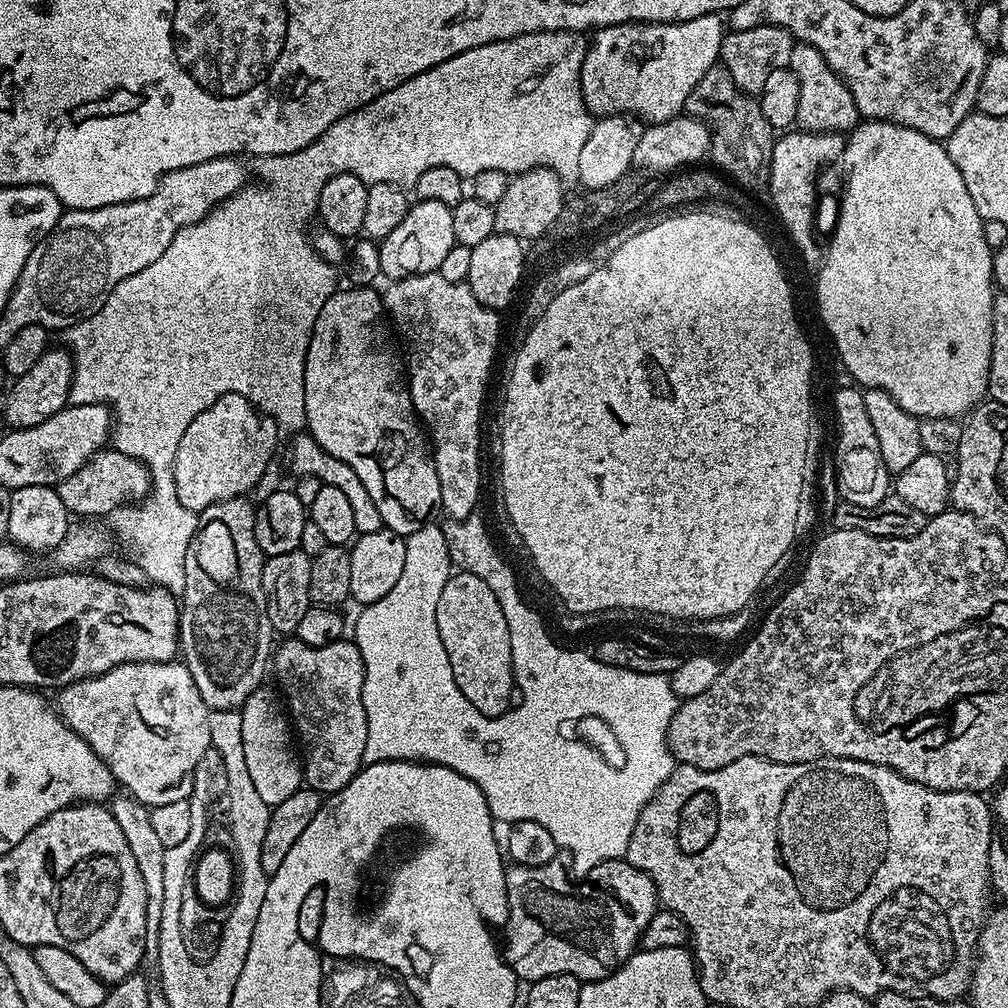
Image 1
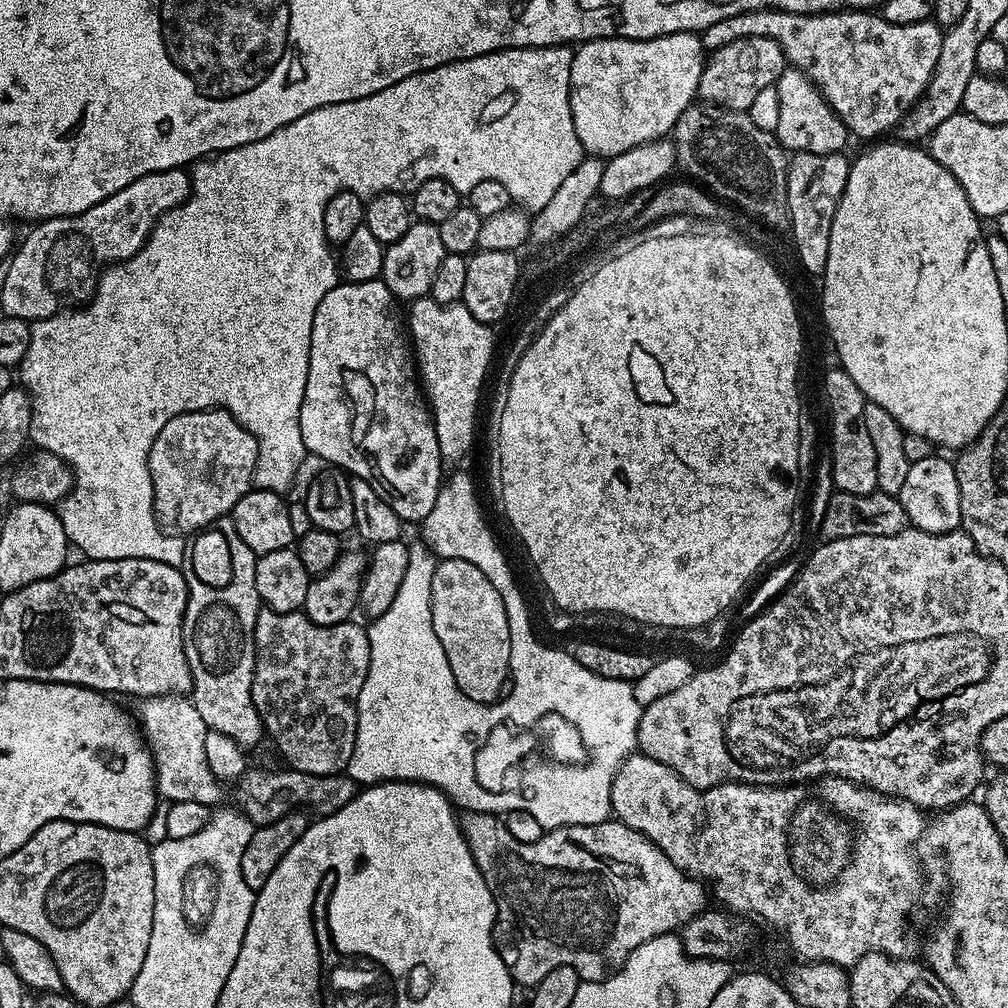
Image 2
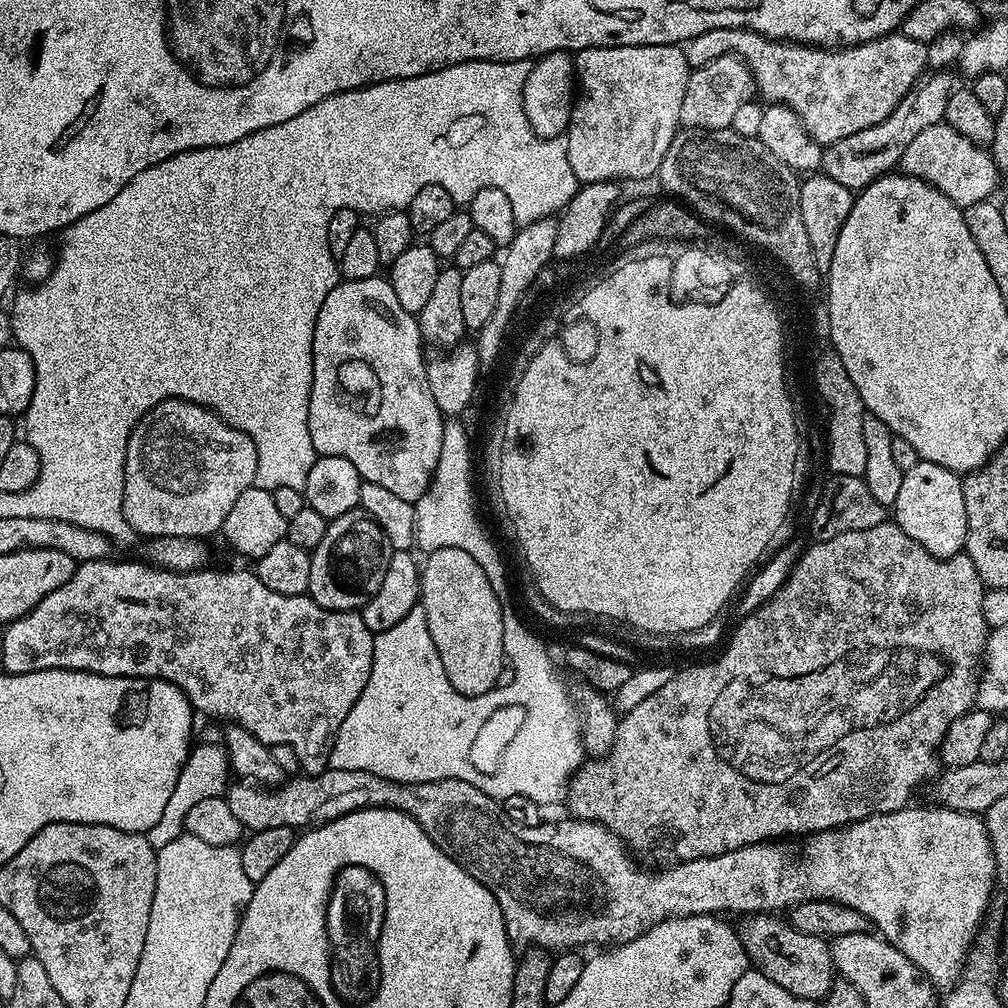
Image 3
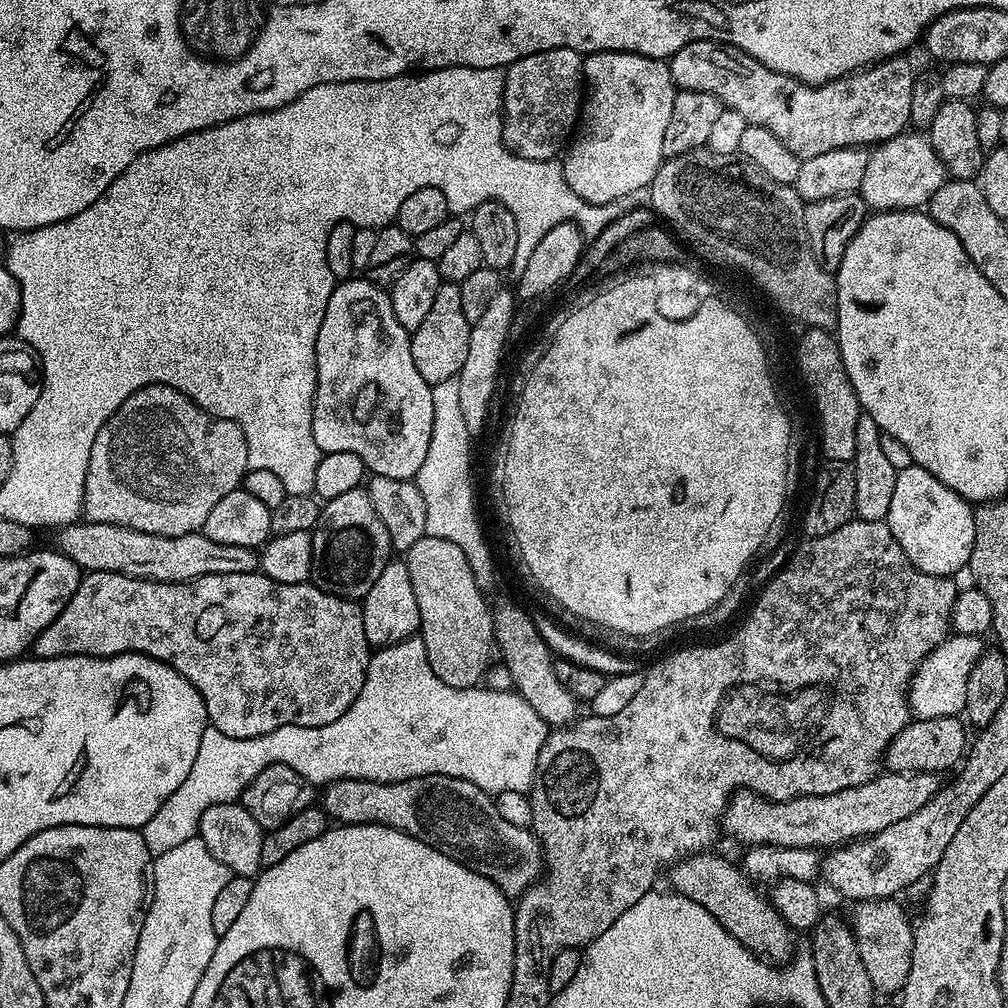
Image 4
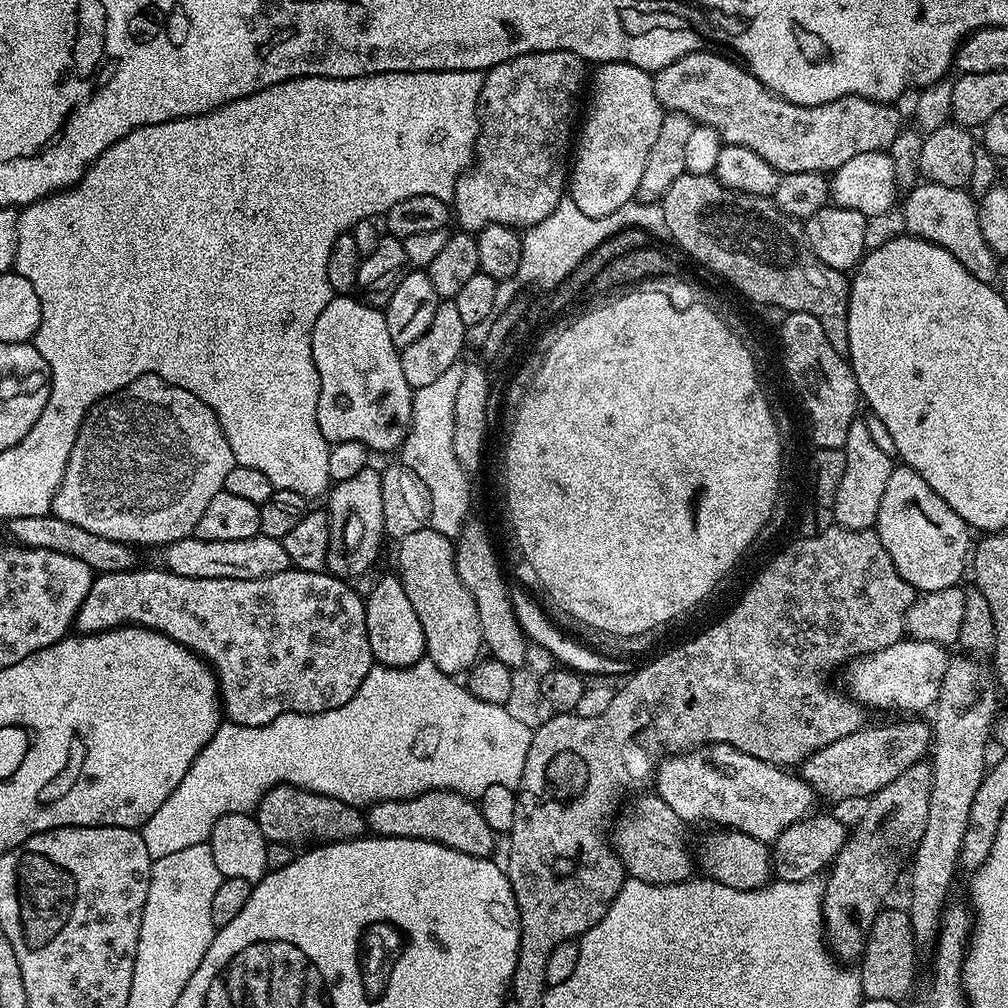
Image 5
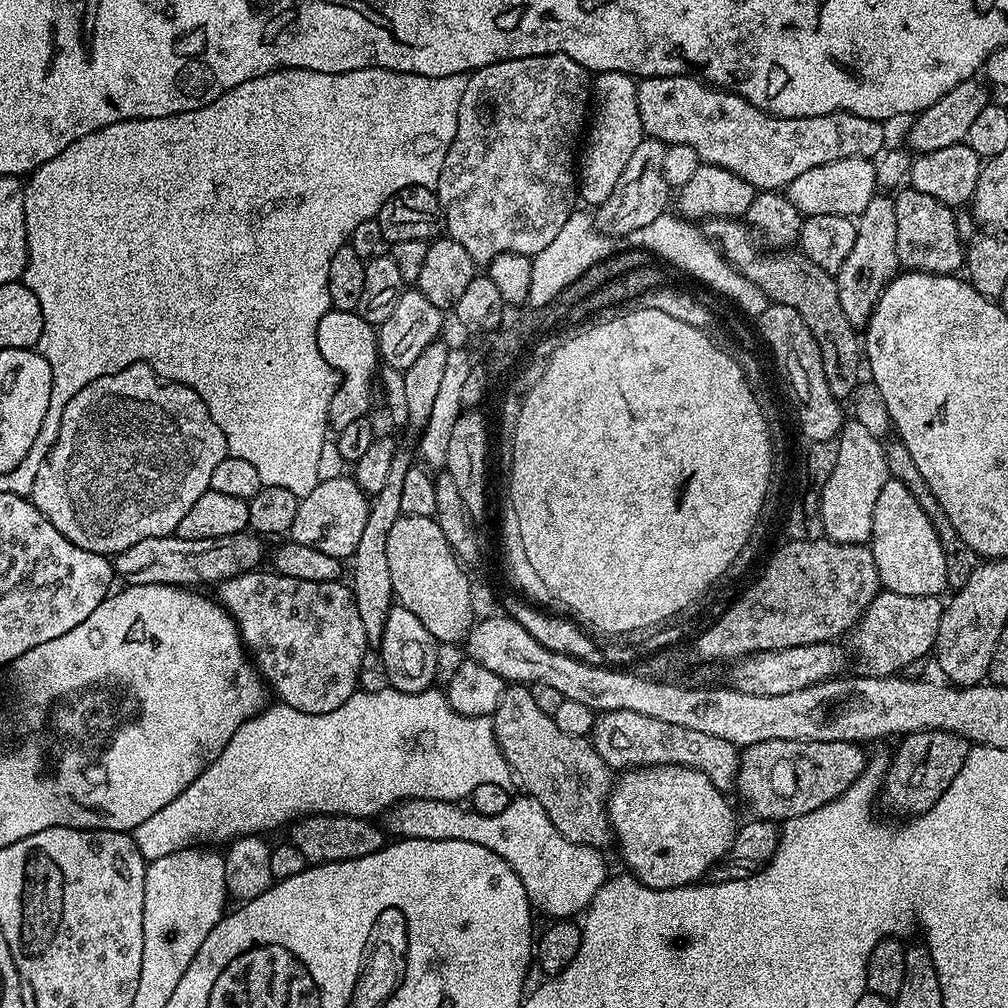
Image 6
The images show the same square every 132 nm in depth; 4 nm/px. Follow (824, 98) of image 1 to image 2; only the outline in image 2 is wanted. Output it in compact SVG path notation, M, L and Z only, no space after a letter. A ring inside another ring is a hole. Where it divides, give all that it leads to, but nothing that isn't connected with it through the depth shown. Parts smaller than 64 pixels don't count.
M785 67L774 85L778 94L778 126L775 137L781 148L789 153L809 152L810 154L834 154L847 149L850 133L840 116L824 100L816 85L794 67Z

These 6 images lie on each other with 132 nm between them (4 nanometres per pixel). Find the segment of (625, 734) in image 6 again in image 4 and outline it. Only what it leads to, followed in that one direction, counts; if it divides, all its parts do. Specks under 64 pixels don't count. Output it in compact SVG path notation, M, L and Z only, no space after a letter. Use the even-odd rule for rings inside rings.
M889 772L878 774L875 779L863 784L842 790L838 794L826 796L799 796L793 800L767 800L756 792L741 790L732 793L722 817L722 828L744 846L757 844L773 844L779 848L820 849L822 844L836 846L841 842L851 842L857 838L872 836L876 832L886 830L886 826L894 826L894 822L902 822L902 818L910 818L910 814L922 810L926 802L930 802L942 787L942 780L934 772Z

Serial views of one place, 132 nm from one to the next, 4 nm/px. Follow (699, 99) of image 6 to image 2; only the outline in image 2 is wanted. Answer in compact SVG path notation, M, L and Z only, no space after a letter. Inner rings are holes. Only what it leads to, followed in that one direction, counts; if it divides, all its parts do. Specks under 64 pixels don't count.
M761 8L758 12L739 12L714 26L705 28L702 33L705 49L715 50L735 40L749 40L751 36L770 38L778 42L784 51L785 61L796 68L816 85L824 95L824 100L840 116L853 137L861 136L868 142L875 141L883 132L897 127L914 107L916 101L924 95L932 81L934 70L938 66L938 54L942 50L944 32L939 24L932 20L923 20L913 24L895 24L885 20L883 15L868 10L841 10L821 12L807 16L797 12L778 12L771 8Z

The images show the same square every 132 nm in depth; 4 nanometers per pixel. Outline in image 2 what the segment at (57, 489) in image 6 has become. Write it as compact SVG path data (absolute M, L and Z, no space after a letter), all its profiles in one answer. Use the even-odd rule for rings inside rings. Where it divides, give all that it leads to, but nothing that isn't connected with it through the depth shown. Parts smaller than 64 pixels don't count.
M207 408L201 412L187 412L186 414L178 414L178 418L170 418L170 422L166 422L166 426L162 426L162 434L158 434L158 438L154 438L154 446L148 455L148 469L152 479L152 506L156 510L156 519L160 521L165 529L175 530L180 534L189 534L188 532L196 534L209 526L215 525L216 521L225 519L231 513L232 507L246 493L253 491L257 462L258 442L236 420L235 416L231 416L223 408Z

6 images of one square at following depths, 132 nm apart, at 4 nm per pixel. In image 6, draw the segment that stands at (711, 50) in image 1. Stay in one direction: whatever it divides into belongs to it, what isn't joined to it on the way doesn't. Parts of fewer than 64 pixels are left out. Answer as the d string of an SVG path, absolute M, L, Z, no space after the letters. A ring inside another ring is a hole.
M601 72L594 80L594 115L586 132L588 149L583 149L582 159L578 164L578 196L581 201L599 206L608 201L614 194L614 186L618 186L618 178L622 178L622 170L626 170L626 162L630 162L630 154L634 154L638 142L645 139L644 127L638 114L638 98L636 97L637 81L624 72Z

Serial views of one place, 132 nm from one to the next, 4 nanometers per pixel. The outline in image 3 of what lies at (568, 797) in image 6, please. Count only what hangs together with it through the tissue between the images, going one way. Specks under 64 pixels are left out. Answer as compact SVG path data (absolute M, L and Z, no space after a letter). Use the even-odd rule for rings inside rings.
M748 914L738 924L738 939L744 947L744 955L750 961L751 967L757 972L766 974L770 982L778 982L782 990L790 990L798 998L806 998L817 1002L823 1001L834 983L834 969L832 966L832 949L824 936L811 936L802 934L802 930L788 923L787 919L776 914Z

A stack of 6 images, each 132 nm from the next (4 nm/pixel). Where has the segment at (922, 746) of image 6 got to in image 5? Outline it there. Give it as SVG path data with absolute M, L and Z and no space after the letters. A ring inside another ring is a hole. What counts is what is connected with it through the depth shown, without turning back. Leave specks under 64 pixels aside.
M921 762L902 770L894 782L890 782L882 790L873 792L867 797L864 808L864 817L860 825L851 829L848 839L842 850L836 855L827 873L828 880L823 881L824 901L824 935L826 943L833 956L841 962L856 962L864 955L864 947L868 941L870 930L874 926L874 918L883 912L889 903L888 895L892 892L892 883L900 876L900 871L905 871L906 860L900 856L892 856L895 852L911 853L916 843L924 833L924 823L930 810L930 790L932 789L932 765Z

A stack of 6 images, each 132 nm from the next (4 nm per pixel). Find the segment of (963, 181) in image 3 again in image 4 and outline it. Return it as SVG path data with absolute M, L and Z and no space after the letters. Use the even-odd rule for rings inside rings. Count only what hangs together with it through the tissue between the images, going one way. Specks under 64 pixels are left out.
M908 130L899 136L883 140L871 149L866 164L866 175L858 195L869 209L878 212L920 210L946 179L944 164L938 158L927 135Z

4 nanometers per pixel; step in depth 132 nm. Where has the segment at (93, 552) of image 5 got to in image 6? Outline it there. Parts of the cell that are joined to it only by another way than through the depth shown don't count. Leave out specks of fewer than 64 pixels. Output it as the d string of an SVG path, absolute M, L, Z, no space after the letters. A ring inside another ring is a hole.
M243 532L238 535L226 535L222 538L187 540L178 535L155 536L142 538L142 542L134 542L134 546L126 546L126 550L115 553L114 572L117 577L124 579L125 585L130 584L169 584L175 588L219 584L230 577L240 576L244 572L253 571L262 558L263 539L252 532Z

